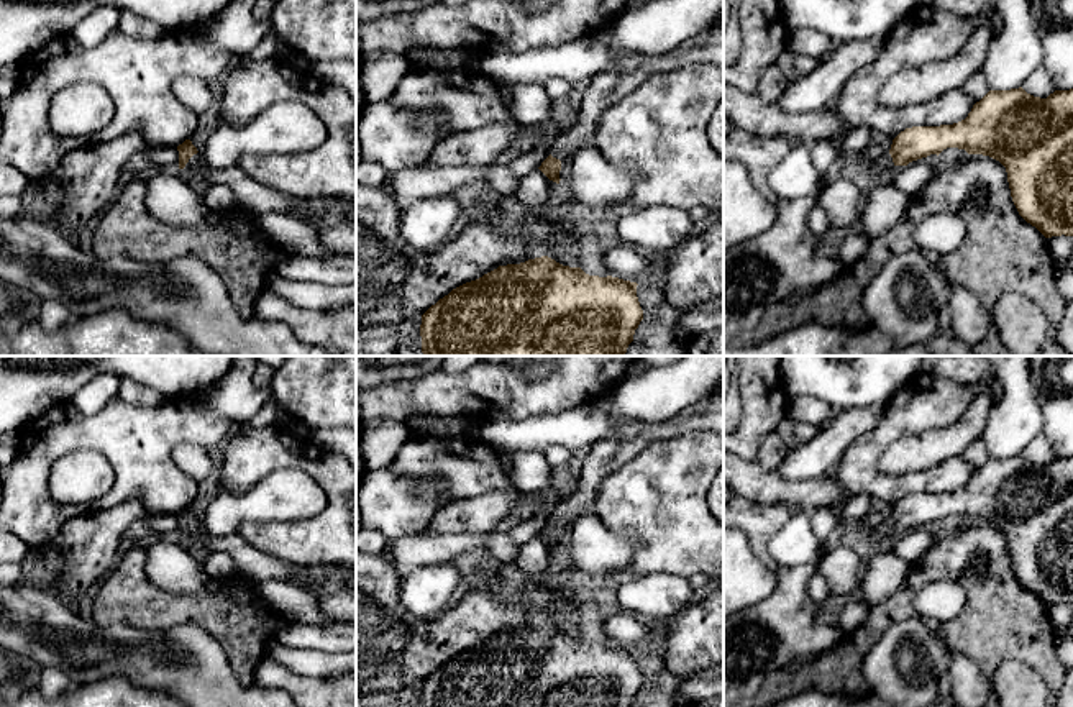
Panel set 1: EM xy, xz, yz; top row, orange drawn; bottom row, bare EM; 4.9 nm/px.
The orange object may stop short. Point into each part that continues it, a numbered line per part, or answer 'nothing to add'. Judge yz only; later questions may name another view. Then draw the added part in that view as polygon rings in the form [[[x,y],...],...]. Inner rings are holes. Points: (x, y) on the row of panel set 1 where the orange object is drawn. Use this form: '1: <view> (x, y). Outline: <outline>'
1: yz (883, 164). Outline: [[[889,153],[883,154],[873,162],[861,164],[861,171],[866,179],[884,176],[884,174],[893,174],[893,169],[894,169],[894,162]]]

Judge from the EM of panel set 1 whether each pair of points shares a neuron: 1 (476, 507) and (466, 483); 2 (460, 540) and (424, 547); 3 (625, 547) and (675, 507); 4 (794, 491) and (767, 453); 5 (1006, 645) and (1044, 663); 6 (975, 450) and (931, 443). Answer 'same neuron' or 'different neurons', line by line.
1: different neurons
2: same neuron
3: different neurons
4: different neurons
5: same neuron
6: different neurons

